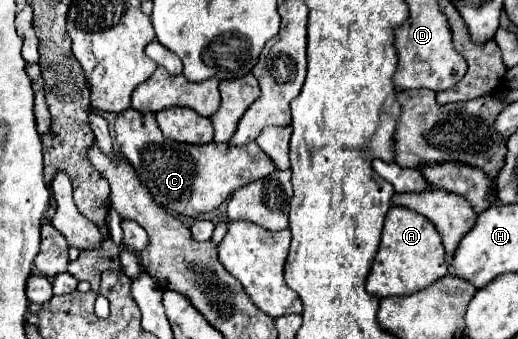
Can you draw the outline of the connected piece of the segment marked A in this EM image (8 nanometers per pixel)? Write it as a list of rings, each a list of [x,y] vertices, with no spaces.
[[[392,206],[386,214],[382,242],[374,258],[374,266],[368,274],[366,290],[378,298],[406,296],[428,288],[446,274],[448,274],[446,252],[436,226],[414,210]]]

